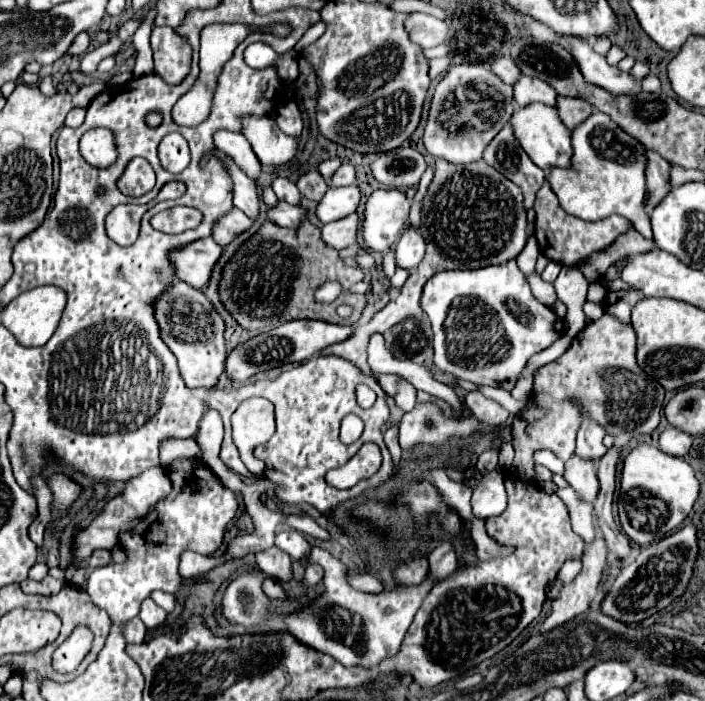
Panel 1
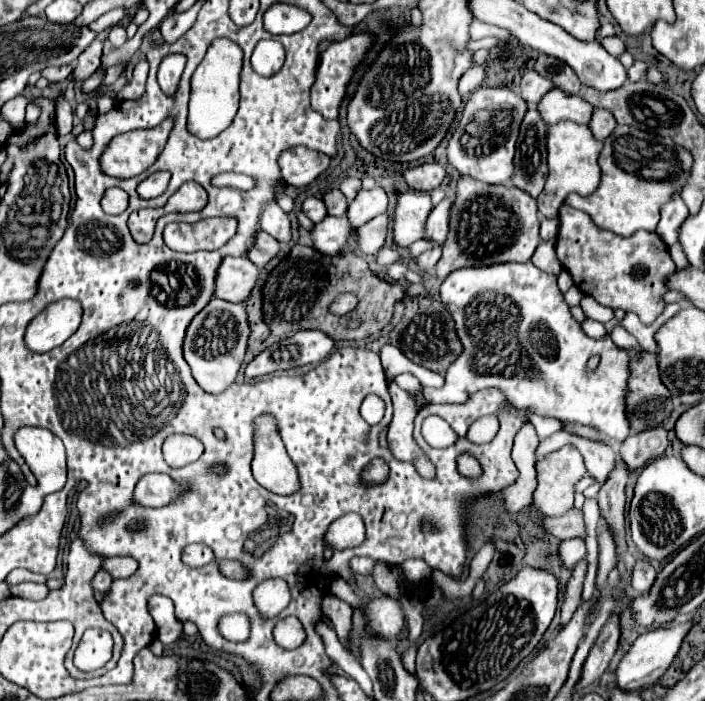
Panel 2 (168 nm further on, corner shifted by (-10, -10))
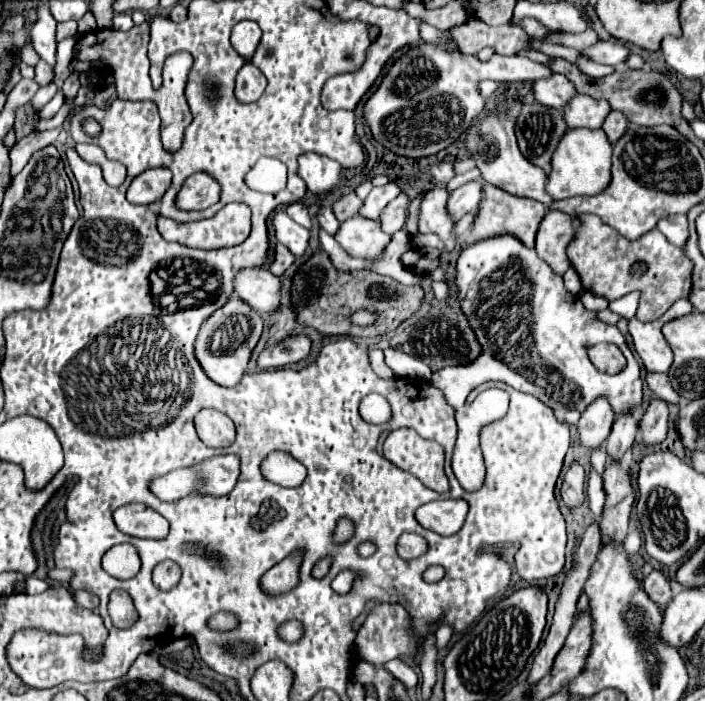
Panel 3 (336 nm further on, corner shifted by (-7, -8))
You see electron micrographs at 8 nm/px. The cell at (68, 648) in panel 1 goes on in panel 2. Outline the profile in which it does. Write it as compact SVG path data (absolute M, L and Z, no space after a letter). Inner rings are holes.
M87 629L75 649L75 665L83 671L95 671L111 659L113 639L103 629Z

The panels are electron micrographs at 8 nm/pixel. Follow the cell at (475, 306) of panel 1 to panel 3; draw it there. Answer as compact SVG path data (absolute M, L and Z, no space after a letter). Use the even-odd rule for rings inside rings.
M500 235L492 237L488 241L478 241L470 247L466 247L456 263L456 291L460 299L462 313L468 317L468 323L472 325L472 331L476 333L476 339L482 345L480 357L476 361L470 361L468 365L456 365L456 367L444 367L432 375L432 385L436 385L448 405L452 405L456 411L466 407L466 397L472 389L486 381L502 381L514 389L520 389L522 393L532 393L544 405L558 409L558 405L564 405L566 409L584 411L596 397L608 397L608 403L612 405L612 411L616 415L632 413L642 415L642 373L636 357L632 355L624 335L614 325L606 325L596 319L596 313L586 311L580 297L568 293L564 289L562 277L556 275L542 259L536 257L534 249L524 247L518 239L512 235ZM596 343L614 343L622 349L622 353L628 359L628 365L616 373L616 375L604 375L600 373L588 359L588 347Z

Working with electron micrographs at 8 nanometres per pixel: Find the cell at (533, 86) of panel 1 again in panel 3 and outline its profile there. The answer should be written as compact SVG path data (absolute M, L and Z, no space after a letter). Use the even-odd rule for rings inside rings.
M578 95L568 101L564 107L564 121L568 121L568 127L588 127L598 129L604 123L604 117L608 115L610 105L604 99L592 99L588 95Z

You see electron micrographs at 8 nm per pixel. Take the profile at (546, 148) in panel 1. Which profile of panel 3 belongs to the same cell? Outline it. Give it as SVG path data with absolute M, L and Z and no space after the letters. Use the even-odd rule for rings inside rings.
M568 129L552 155L552 171L548 175L546 193L554 199L576 195L598 195L610 183L612 145L602 129Z

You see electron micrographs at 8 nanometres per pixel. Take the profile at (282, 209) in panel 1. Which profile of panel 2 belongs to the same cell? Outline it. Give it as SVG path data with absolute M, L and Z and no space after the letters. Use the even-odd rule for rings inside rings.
M327 217L323 223L317 223L311 231L311 239L315 249L325 255L337 255L343 247L355 239L355 227L347 217Z

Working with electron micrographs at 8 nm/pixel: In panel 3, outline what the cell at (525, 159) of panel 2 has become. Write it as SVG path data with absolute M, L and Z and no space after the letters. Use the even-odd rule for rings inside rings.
M532 103L520 109L516 117L516 137L518 147L534 165L550 171L550 157L560 137L566 133L566 123L558 109L548 109L544 105Z

